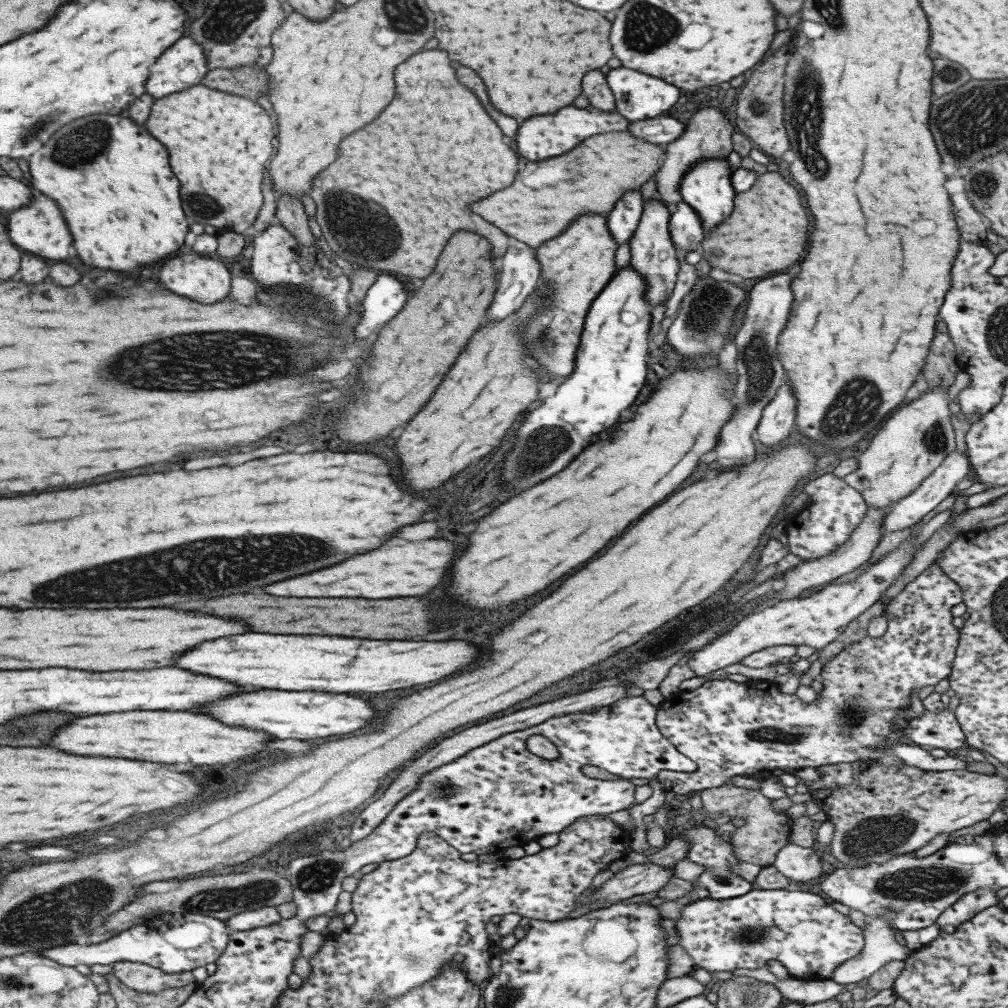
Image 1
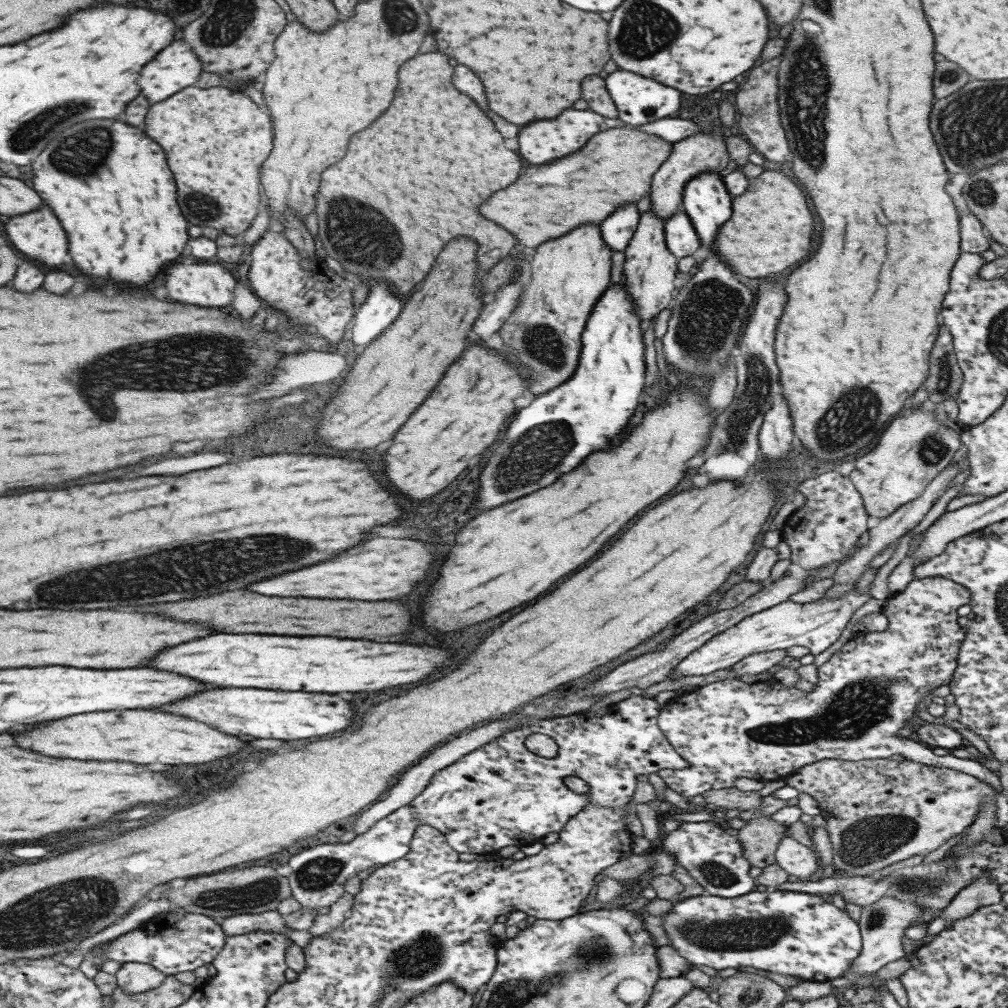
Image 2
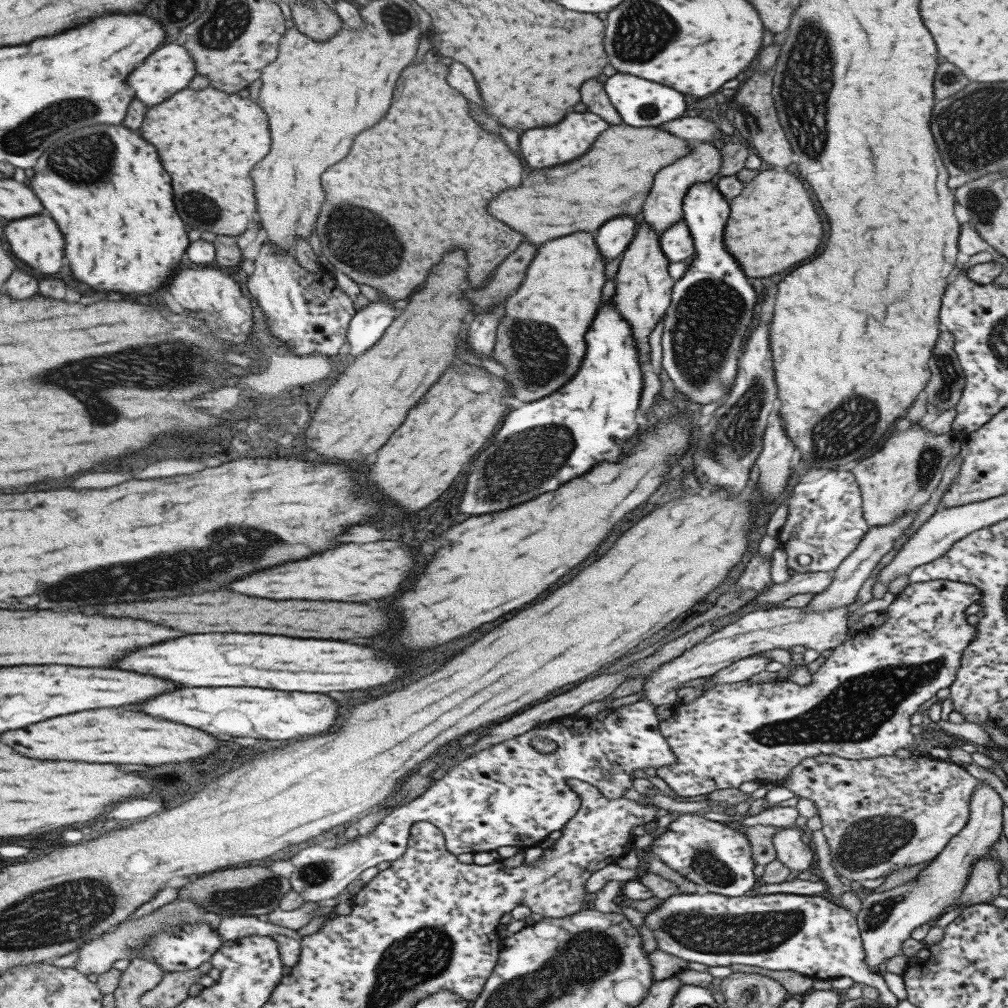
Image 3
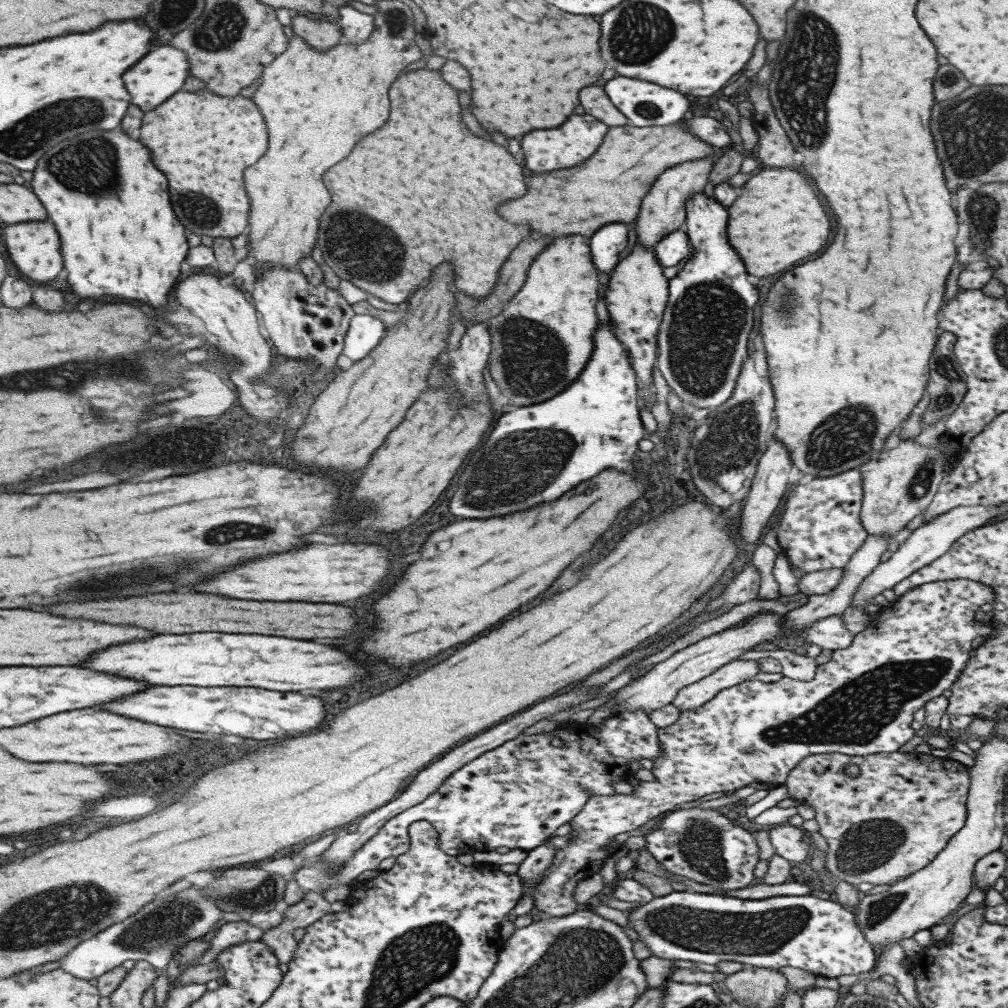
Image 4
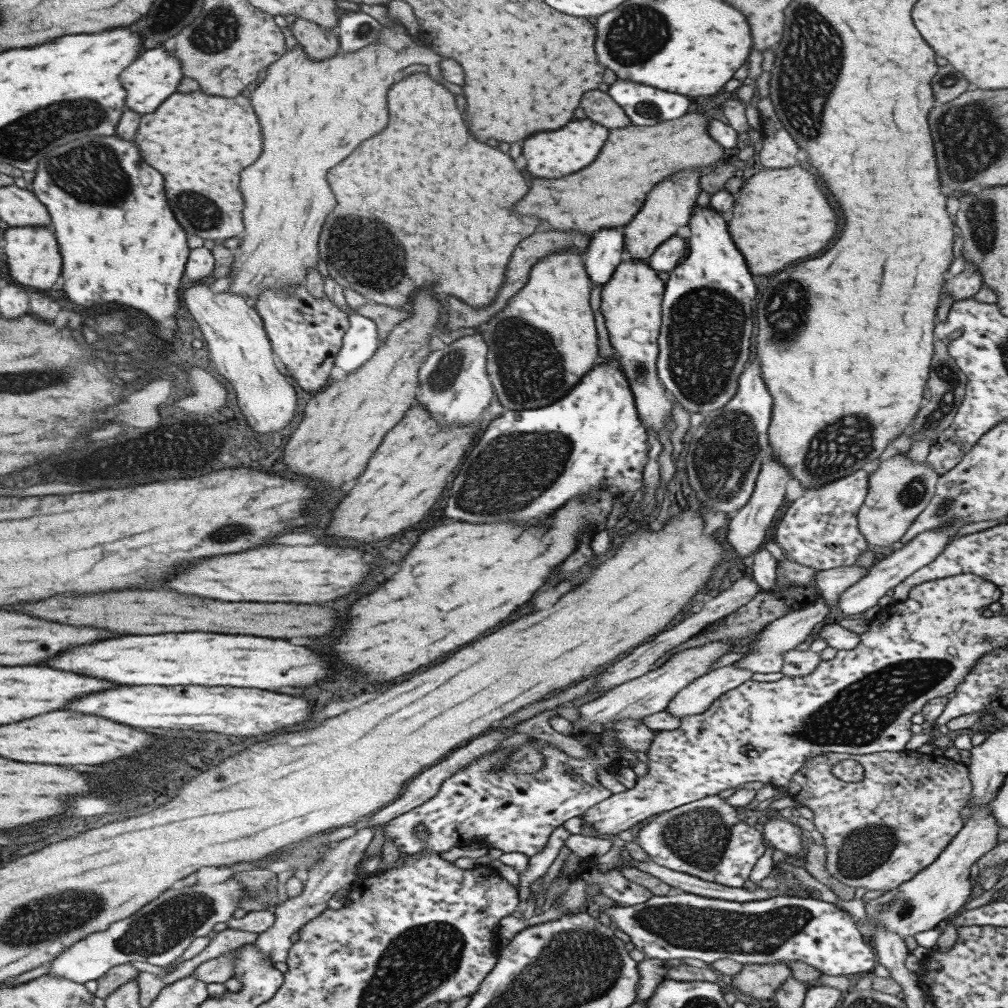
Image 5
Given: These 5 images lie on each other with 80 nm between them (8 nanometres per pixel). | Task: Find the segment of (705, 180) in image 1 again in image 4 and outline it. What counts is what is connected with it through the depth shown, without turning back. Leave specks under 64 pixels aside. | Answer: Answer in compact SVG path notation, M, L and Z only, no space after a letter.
M703 191L689 197L685 209L685 235L690 246L689 260L677 271L675 277L668 280L667 302L656 334L658 346L657 370L666 385L677 395L684 405L698 409L713 410L723 404L730 396L737 375L747 358L747 336L753 326L753 306L759 300L757 288L747 282L747 274L739 256L731 250L725 236L727 212L714 199Z

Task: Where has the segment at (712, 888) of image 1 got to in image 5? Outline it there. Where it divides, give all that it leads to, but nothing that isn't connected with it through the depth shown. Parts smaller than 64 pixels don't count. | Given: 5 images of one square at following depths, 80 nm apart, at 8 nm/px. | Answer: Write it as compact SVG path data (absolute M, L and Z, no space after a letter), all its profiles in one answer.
M718 795L688 802L655 814L639 829L636 843L648 860L669 870L693 875L726 887L746 886L753 864L765 850L759 826L738 820L737 807L723 803Z

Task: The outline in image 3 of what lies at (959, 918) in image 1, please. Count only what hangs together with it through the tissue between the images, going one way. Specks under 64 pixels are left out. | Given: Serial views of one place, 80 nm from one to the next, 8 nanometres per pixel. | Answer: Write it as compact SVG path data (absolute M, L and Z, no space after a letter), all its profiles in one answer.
M993 859L977 860L972 865L965 886L961 894L954 898L951 907L962 904L987 904L999 894L997 875L1001 870L1001 863Z

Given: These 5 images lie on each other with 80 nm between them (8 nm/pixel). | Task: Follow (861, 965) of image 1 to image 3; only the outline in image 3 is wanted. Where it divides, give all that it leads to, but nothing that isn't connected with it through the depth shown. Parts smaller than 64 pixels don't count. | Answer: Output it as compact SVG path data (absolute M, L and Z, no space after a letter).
M977 780L977 787L973 789L968 808L968 819L965 826L951 838L947 845L933 858L933 862L929 863L918 875L903 883L901 886L894 887L883 892L867 893L865 897L860 899L860 909L856 914L856 923L860 932L864 952L864 963L872 971L878 971L882 968L883 962L888 958L893 958L901 953L901 942L910 937L913 928L917 928L922 924L930 924L939 915L947 912L951 908L954 898L957 898L968 878L969 870L974 861L981 858L981 854L985 854L991 849L991 846L998 840L1001 831L1001 810L1003 810L1001 798L987 784Z

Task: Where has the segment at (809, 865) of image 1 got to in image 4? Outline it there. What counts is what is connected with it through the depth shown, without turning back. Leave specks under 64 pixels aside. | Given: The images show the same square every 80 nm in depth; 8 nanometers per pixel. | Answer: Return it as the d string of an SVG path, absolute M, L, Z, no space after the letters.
M789 824L773 825L767 828L769 842L774 854L790 864L804 863L808 856L808 845L801 840L801 828Z

